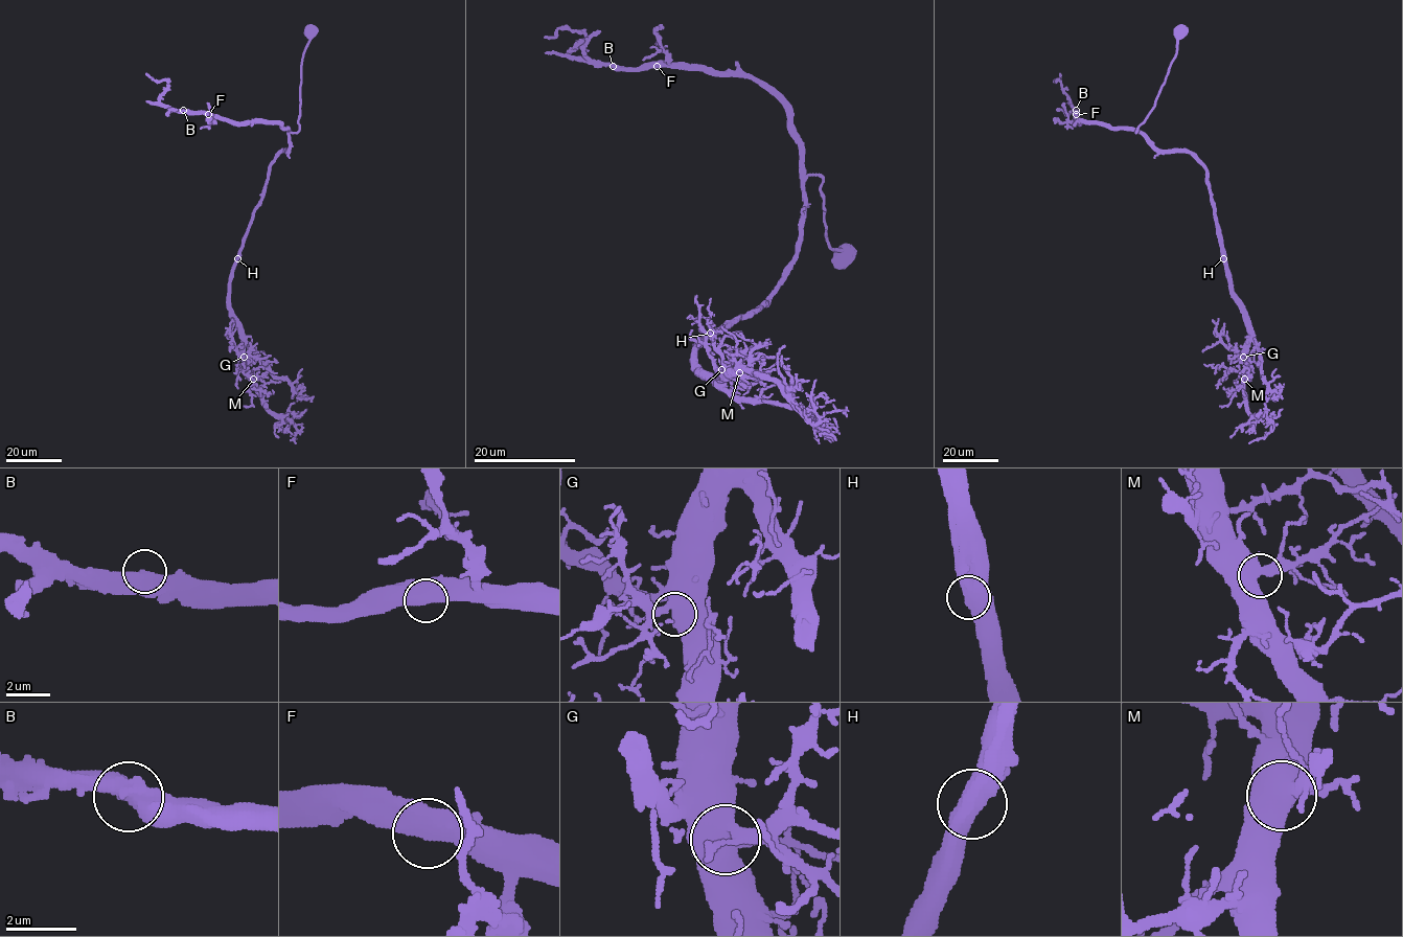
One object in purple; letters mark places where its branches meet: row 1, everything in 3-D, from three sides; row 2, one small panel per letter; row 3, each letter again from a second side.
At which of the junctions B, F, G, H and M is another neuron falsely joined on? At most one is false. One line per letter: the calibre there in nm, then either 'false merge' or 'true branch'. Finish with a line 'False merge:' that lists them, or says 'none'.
B: 600 nm | true branch
F: 600 nm | true branch
G: 550 nm | true branch
H: 600 nm | true branch
M: 550 nm | true branch
False merge: none

